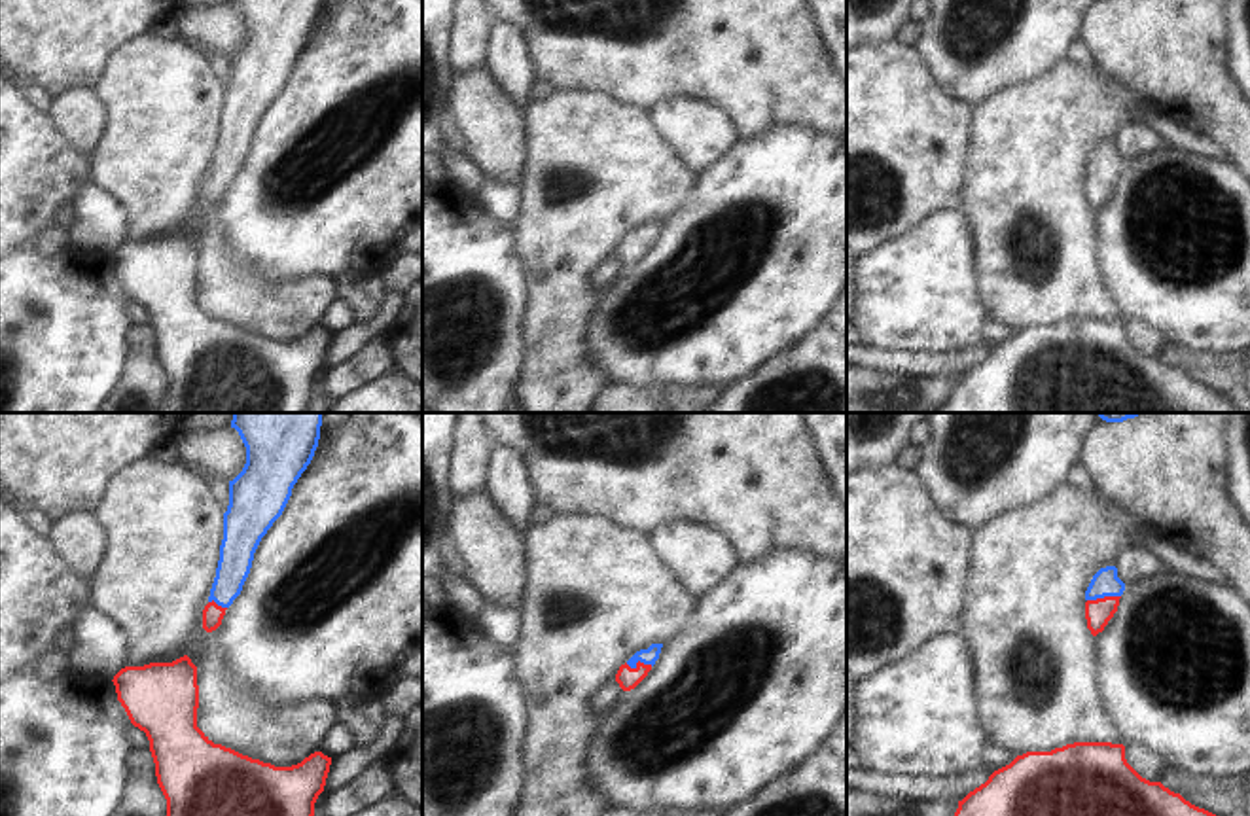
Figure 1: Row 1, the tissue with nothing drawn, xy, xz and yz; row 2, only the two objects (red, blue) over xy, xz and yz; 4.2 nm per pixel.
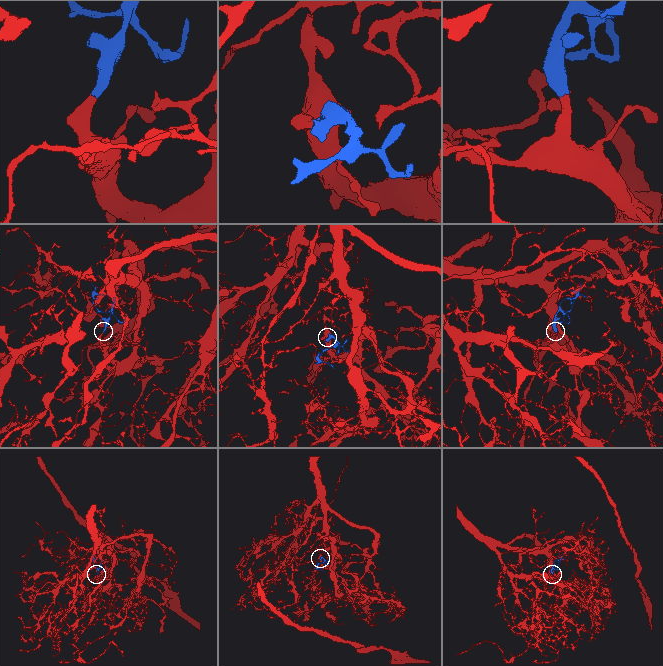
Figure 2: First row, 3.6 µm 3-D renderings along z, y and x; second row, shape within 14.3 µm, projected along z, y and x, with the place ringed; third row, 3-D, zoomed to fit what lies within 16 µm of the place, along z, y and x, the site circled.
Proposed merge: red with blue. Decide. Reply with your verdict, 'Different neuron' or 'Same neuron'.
Same neuron

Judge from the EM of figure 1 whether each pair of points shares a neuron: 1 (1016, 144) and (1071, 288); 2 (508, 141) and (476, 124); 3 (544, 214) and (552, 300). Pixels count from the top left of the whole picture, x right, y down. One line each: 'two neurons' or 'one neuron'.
1: one neuron
2: one neuron
3: one neuron

